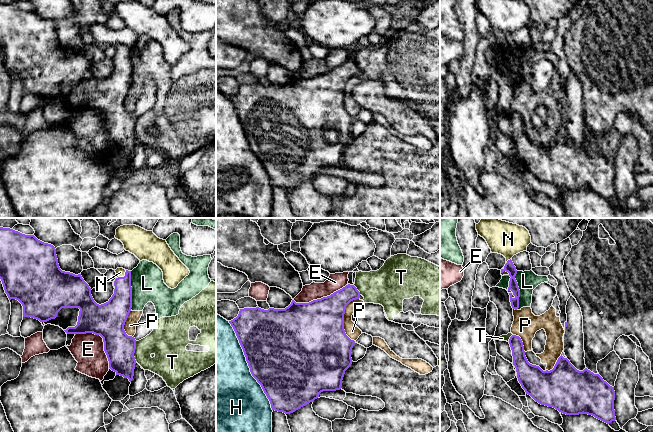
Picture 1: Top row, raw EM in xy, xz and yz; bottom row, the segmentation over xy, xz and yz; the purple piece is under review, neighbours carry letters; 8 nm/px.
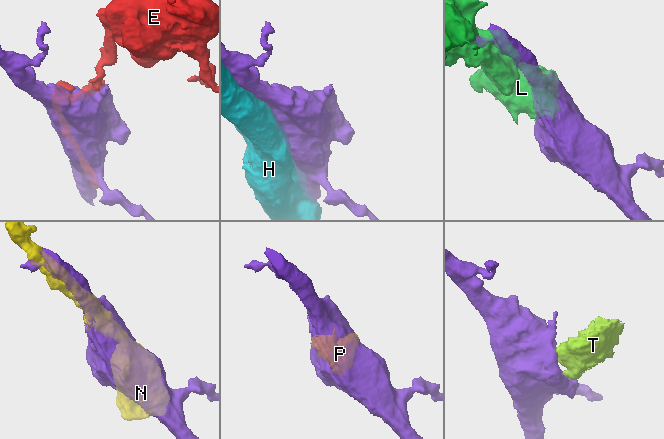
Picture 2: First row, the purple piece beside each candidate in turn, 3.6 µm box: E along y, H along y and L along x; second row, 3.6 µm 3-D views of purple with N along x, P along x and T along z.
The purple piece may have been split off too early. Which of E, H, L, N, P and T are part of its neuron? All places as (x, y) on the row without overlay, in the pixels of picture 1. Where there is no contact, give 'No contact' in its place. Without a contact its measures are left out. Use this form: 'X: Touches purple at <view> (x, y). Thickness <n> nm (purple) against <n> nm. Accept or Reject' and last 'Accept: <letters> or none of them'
E: Touches purple at xy (103, 116). Thickness 280 nm (purple) against 260 nm. Reject
H: Touches purple at xz (248, 141). Thickness 500 nm (purple) against 500 nm. Reject
L: Touches purple at xy (131, 66). Thickness 220 nm (purple) against 260 nm. Reject
N: Touches purple at xy (122, 53). Thickness 200 nm (purple) against 80 nm. Reject
P: Touches purple at xz (343, 94). Thickness 460 nm (purple) against 110 nm. Reject
T: Touches purple at xy (134, 127). Thickness 240 nm (purple) against 240 nm. Reject
Accept: none of them

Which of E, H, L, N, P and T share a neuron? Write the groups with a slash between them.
E / H / L P T / N

